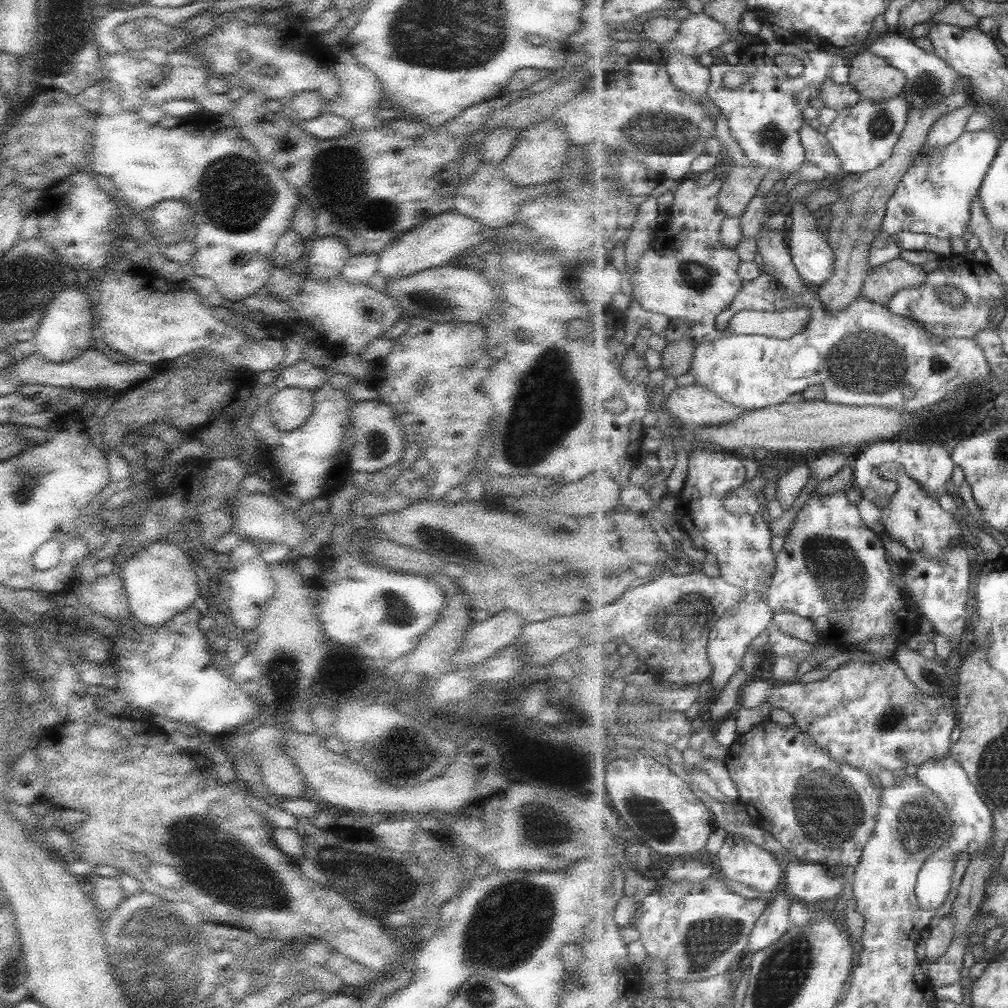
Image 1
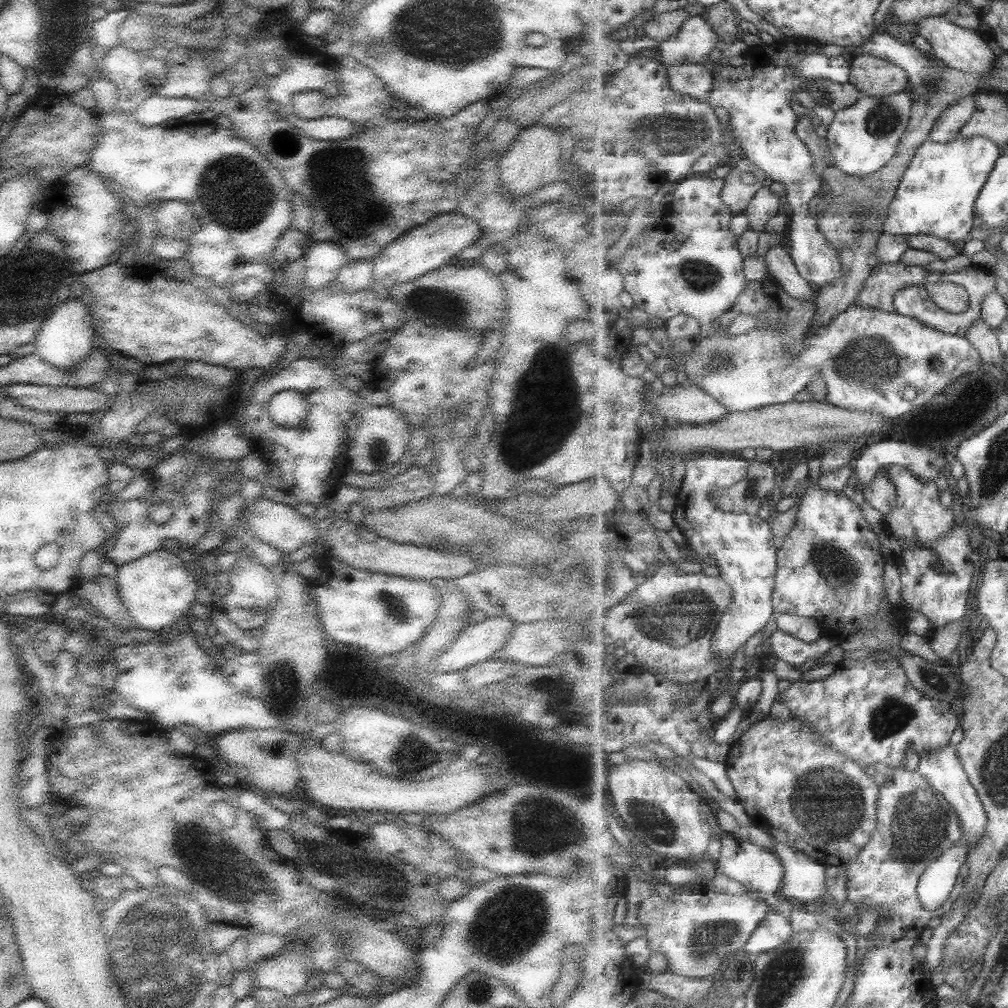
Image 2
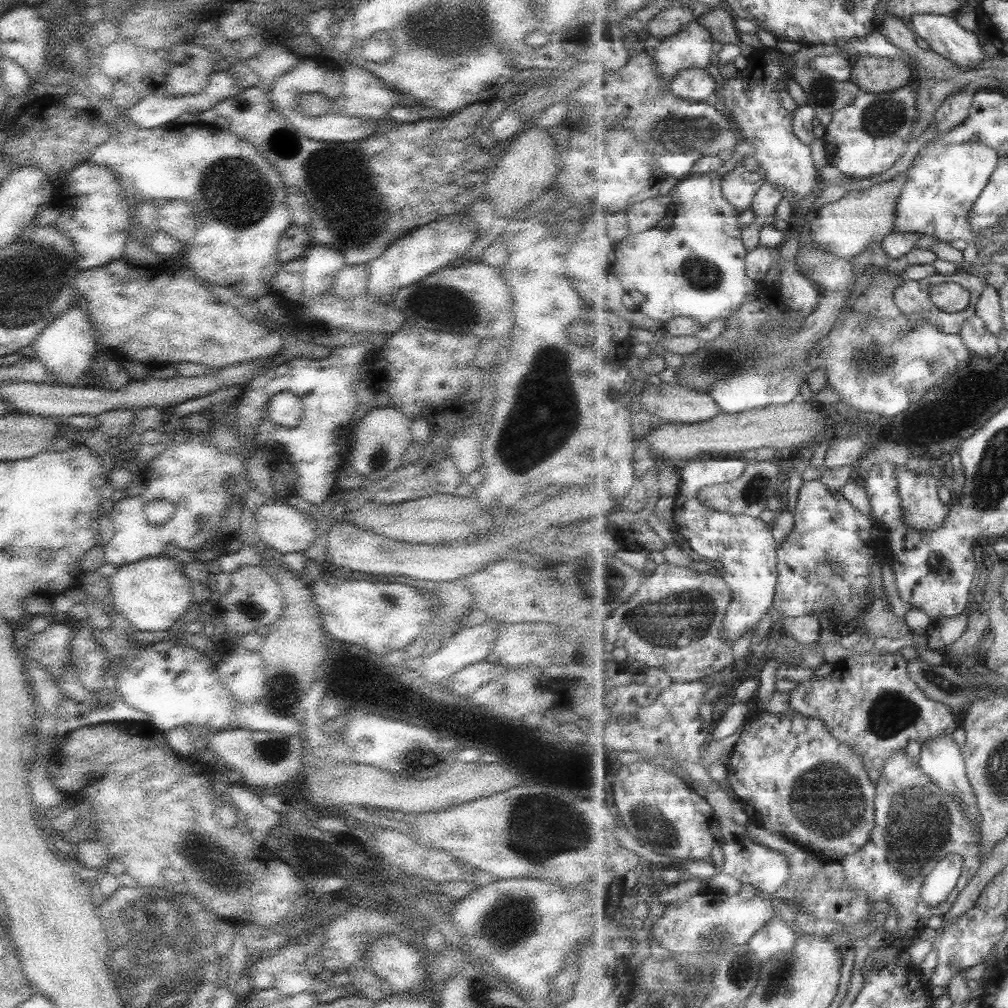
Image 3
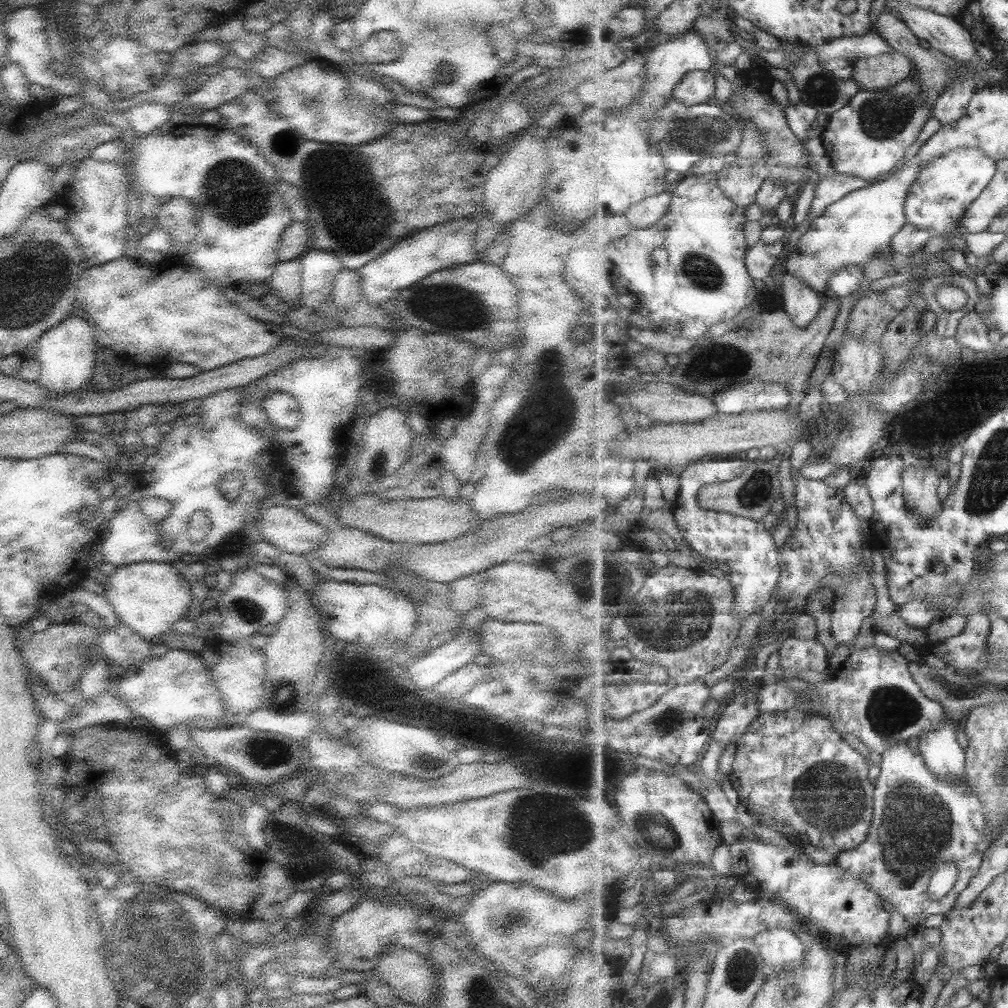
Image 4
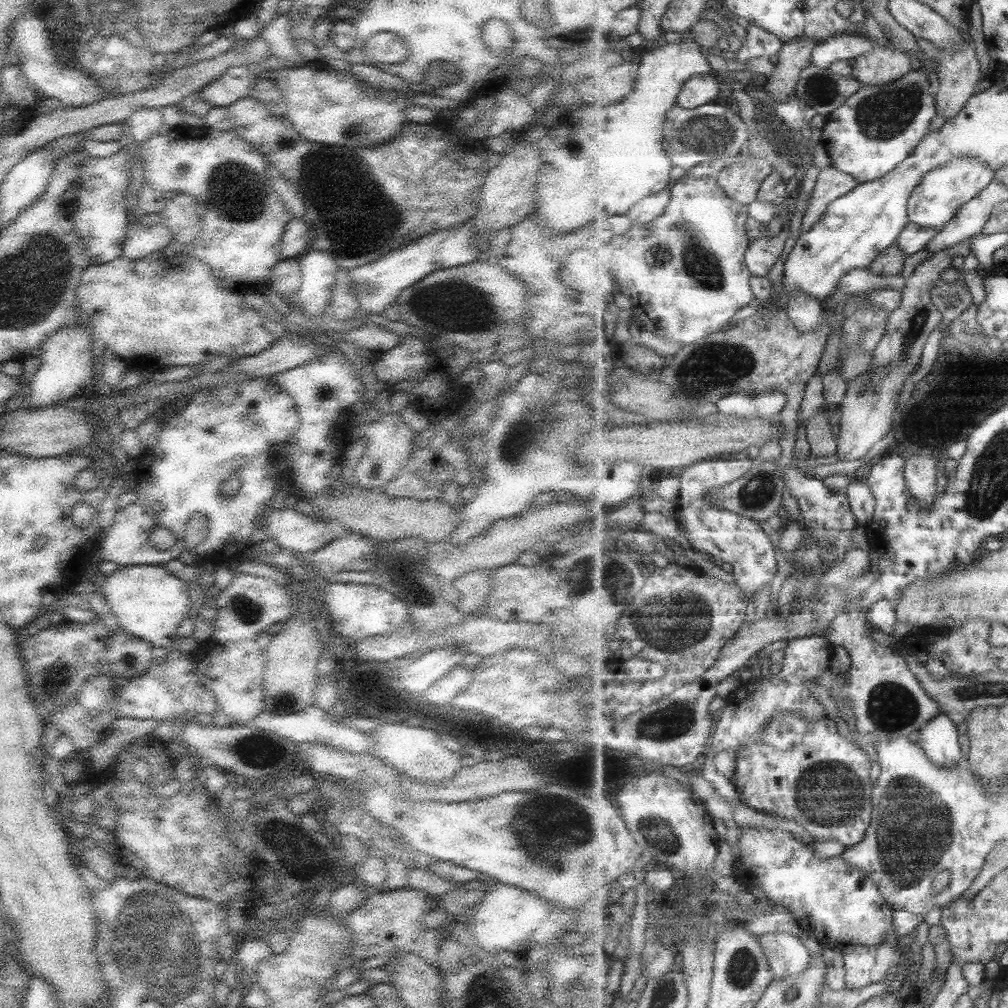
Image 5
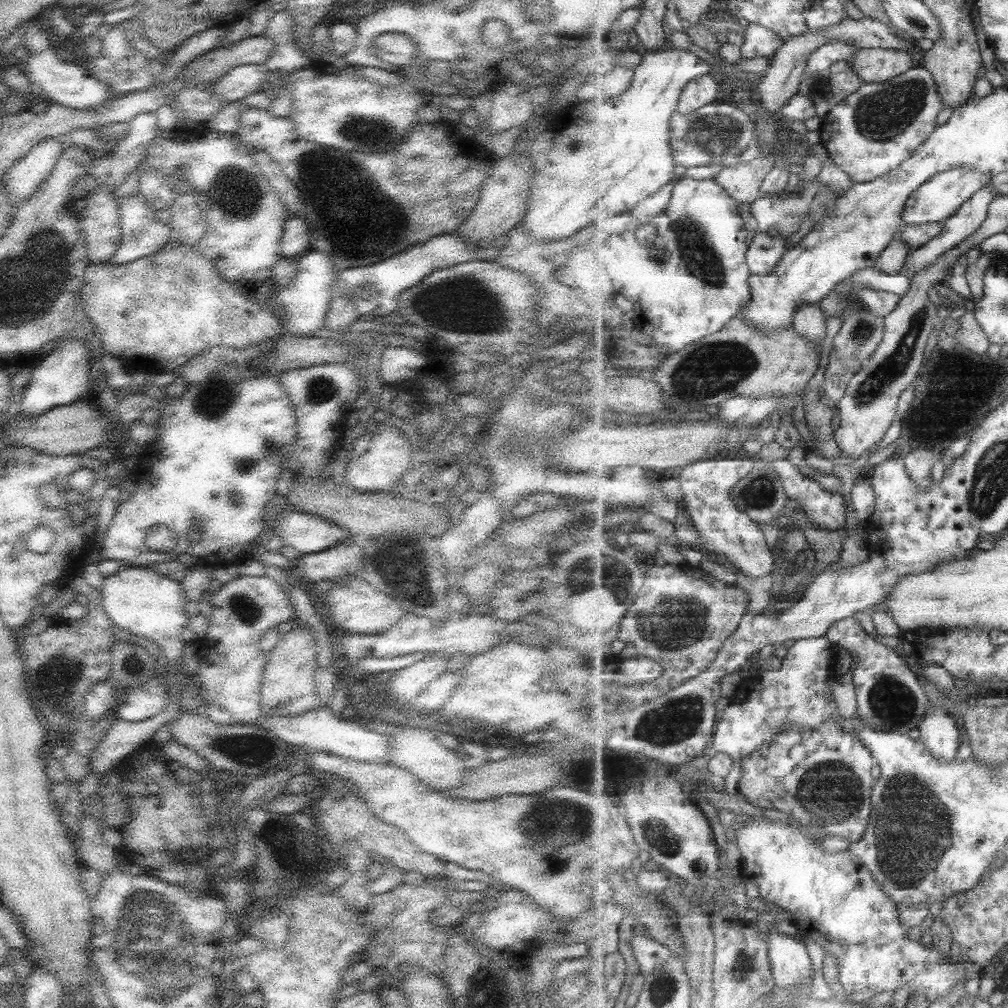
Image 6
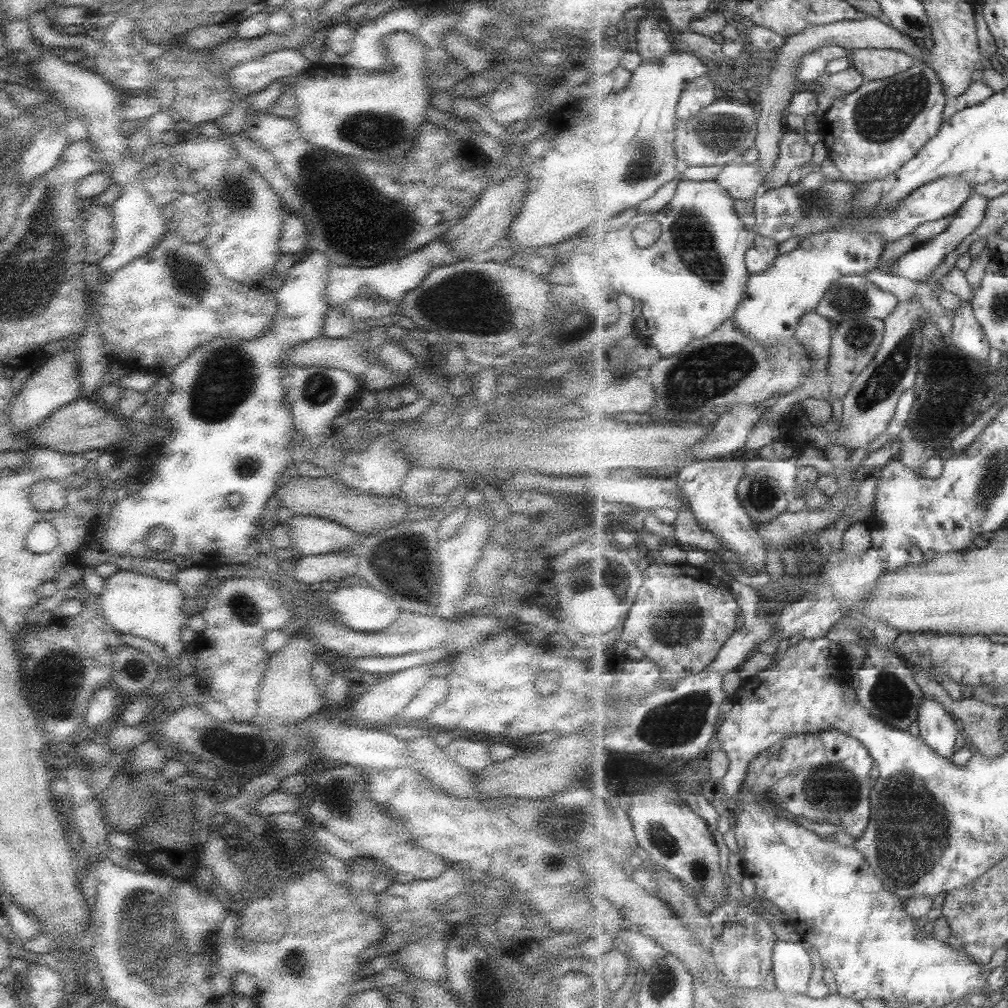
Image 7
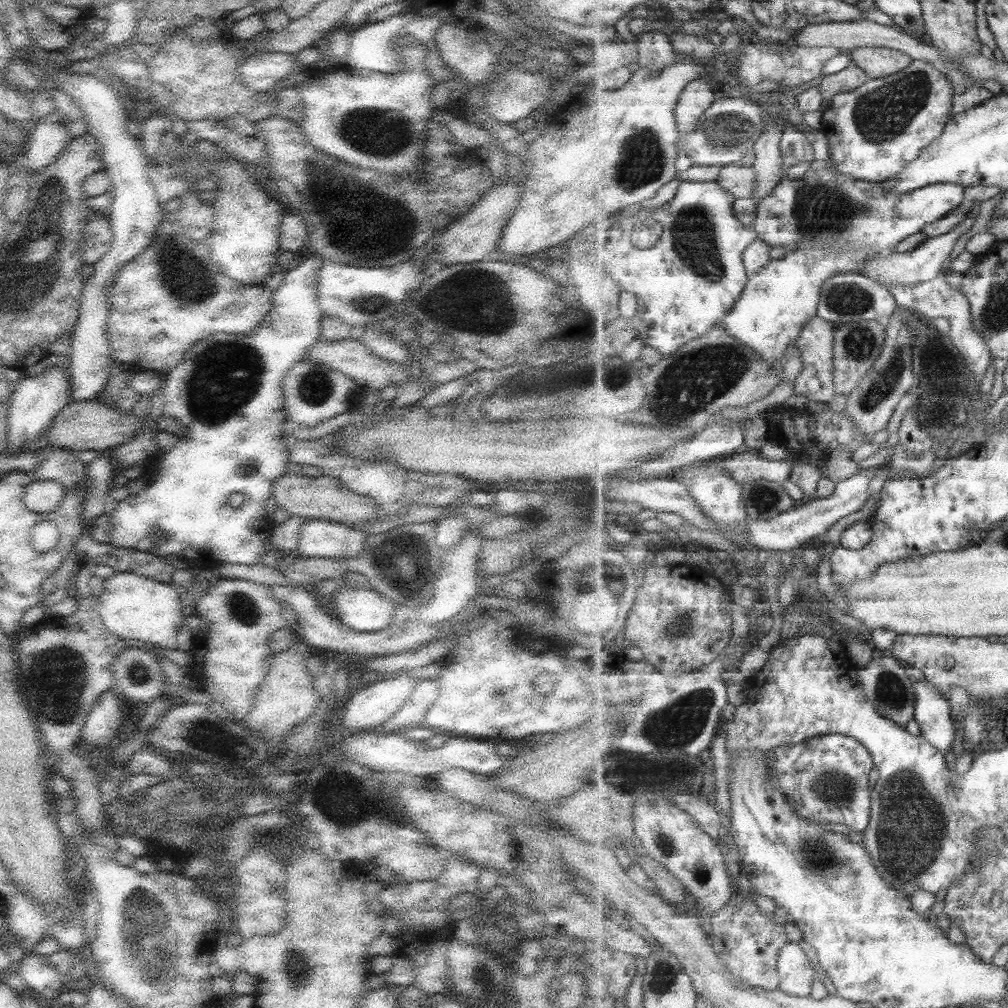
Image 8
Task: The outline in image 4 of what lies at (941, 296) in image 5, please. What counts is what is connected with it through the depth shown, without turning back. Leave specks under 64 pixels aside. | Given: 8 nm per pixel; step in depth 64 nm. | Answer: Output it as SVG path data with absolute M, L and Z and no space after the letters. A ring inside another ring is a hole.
M948 274L946 277L934 277L924 281L920 286L906 282L898 287L890 287L885 291L885 297L899 311L908 310L913 304L913 292L919 288L921 296L927 300L929 307L937 314L936 331L940 336L953 338L960 329L960 322L970 312L976 310L976 305L983 299L980 296L981 290L972 277L966 277L964 274ZM954 285L963 288L970 295L969 303L966 308L957 313L951 313L939 303L937 292L944 286Z

